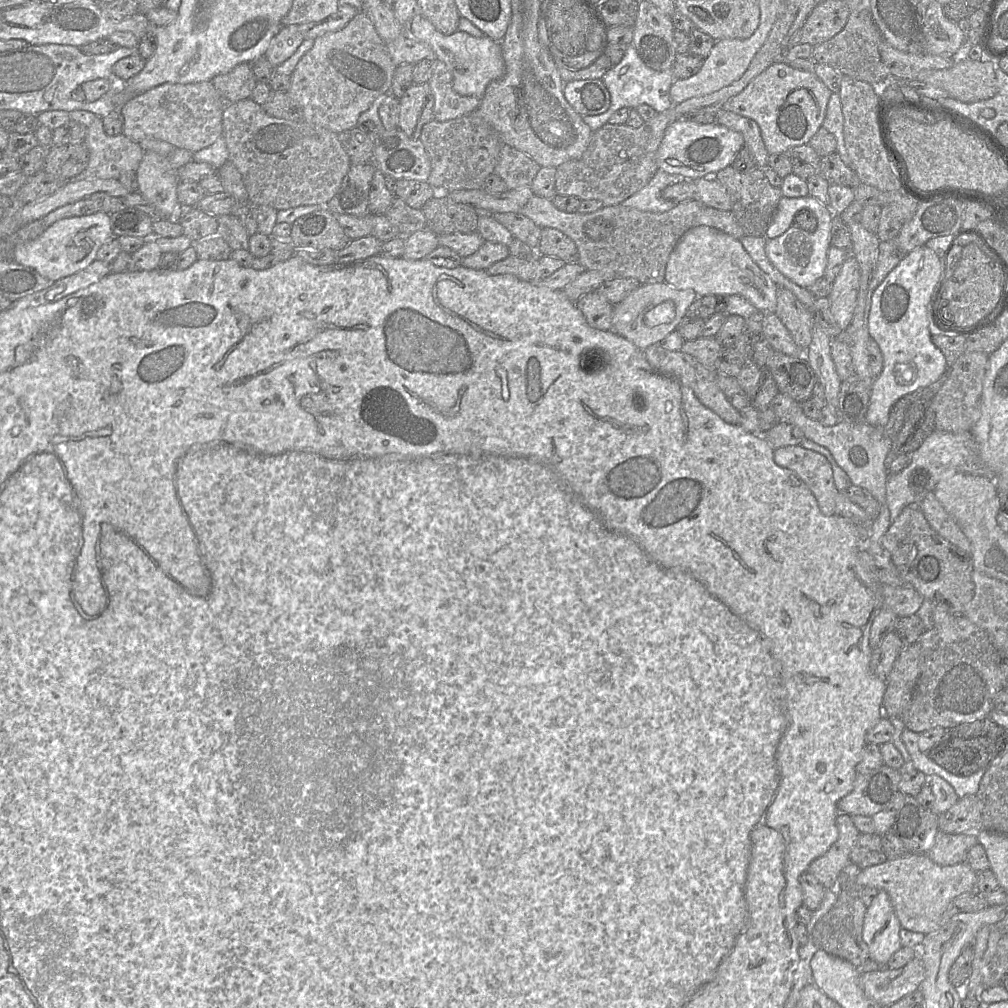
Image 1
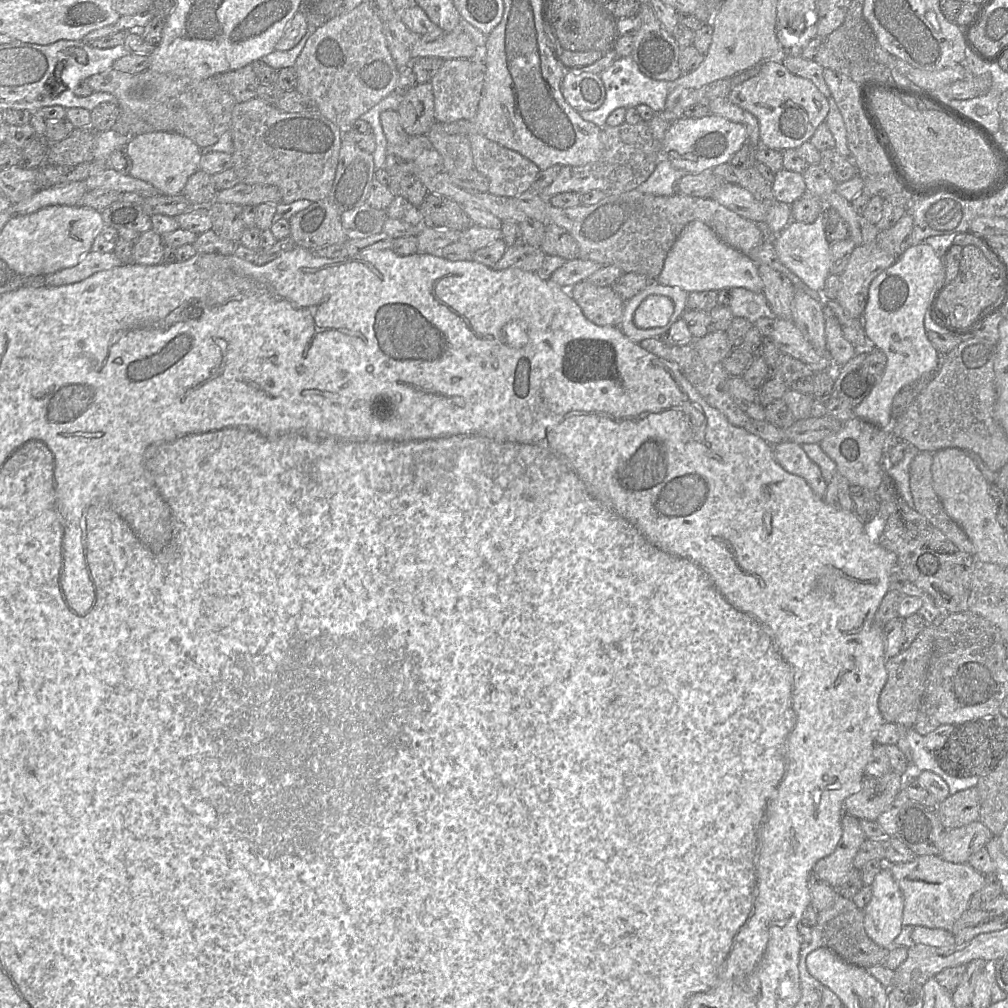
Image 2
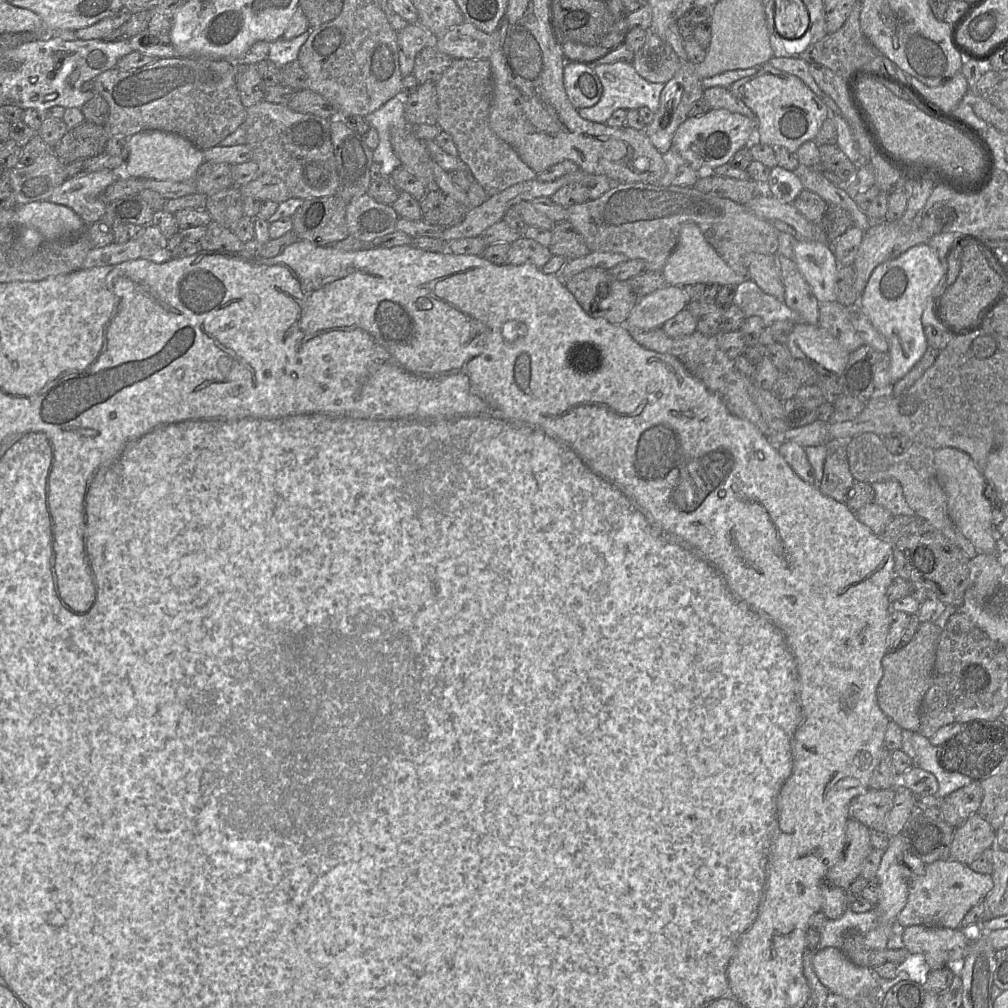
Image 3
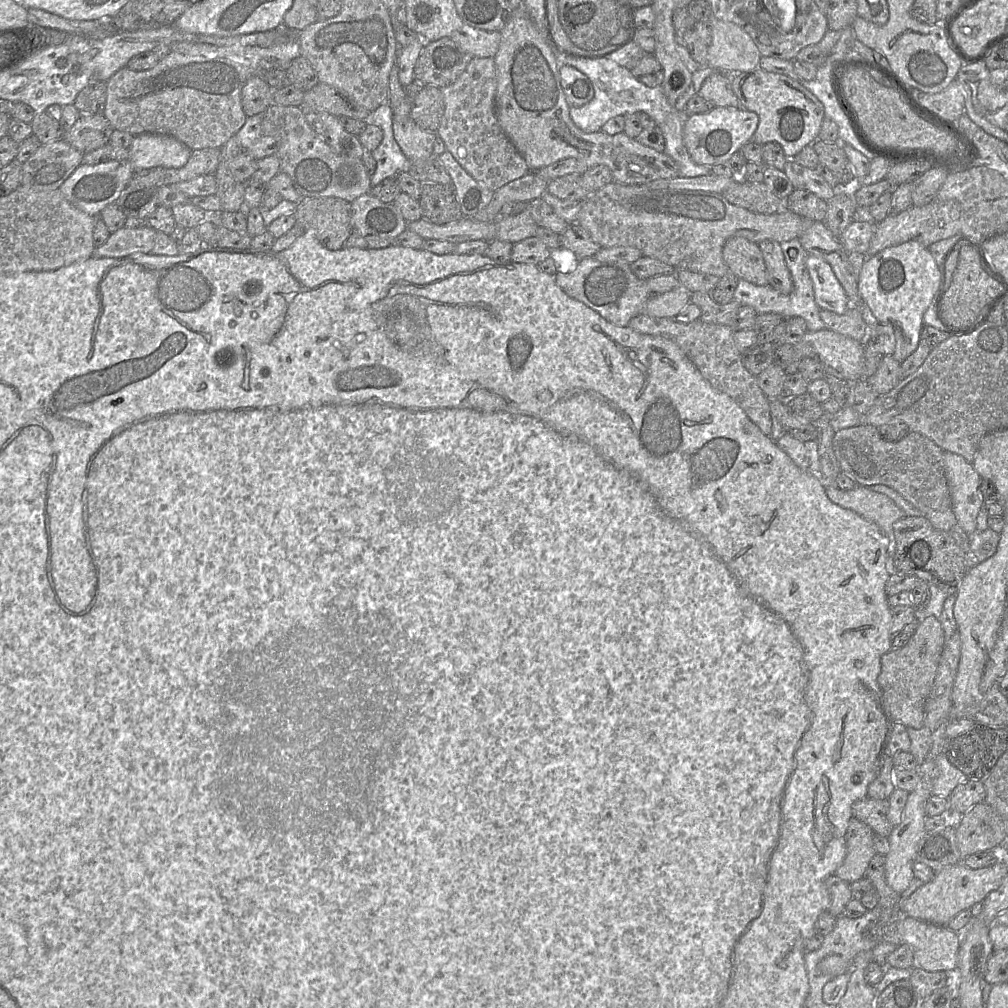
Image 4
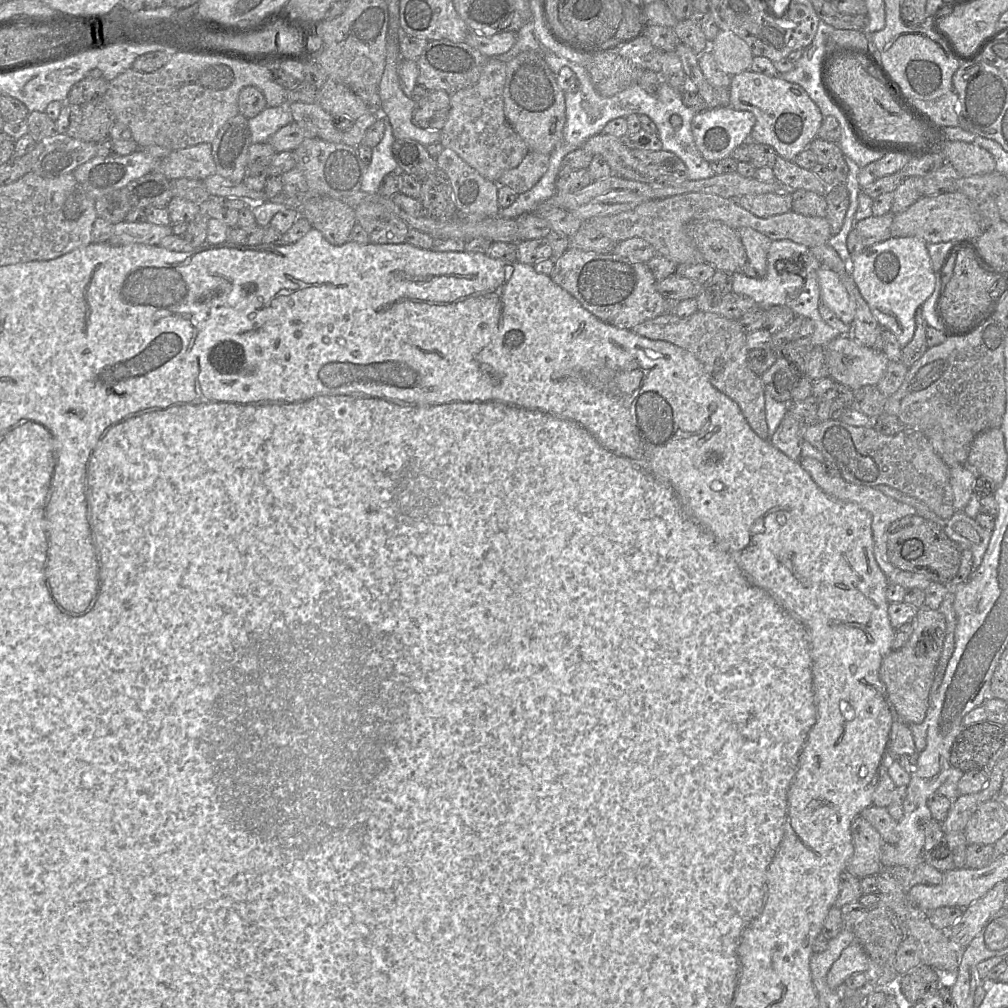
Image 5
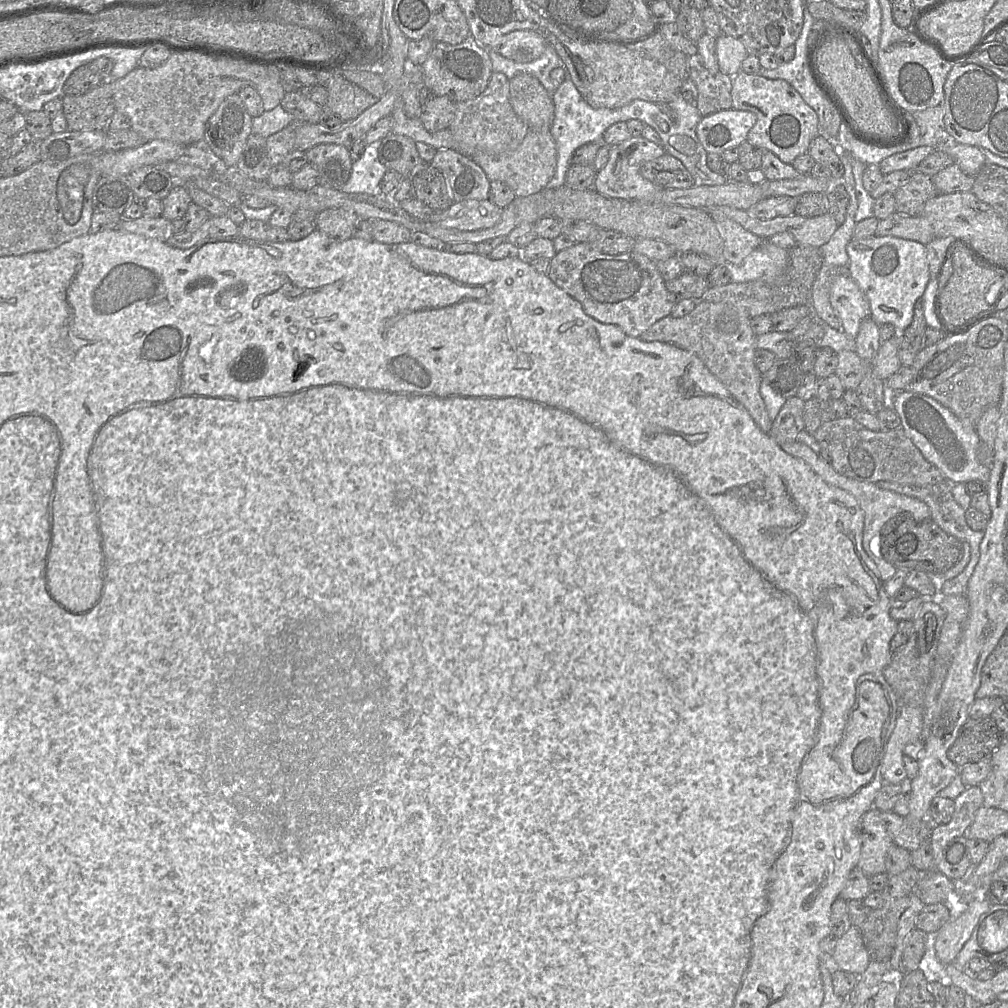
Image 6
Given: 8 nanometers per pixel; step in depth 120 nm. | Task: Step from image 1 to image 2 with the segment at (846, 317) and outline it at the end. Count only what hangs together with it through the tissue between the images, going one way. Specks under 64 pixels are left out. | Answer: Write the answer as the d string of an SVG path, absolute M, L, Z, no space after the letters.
M876 243L856 246L840 275L840 289L836 301L852 318L862 318L872 280L893 265L899 256L893 256Z

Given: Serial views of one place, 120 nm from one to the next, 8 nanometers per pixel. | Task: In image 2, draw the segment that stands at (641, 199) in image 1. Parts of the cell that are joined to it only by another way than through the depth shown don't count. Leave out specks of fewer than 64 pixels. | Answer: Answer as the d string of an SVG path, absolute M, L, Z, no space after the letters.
M661 158L651 176L636 189L643 193L670 196L676 193L677 183L683 175L689 174L674 167Z

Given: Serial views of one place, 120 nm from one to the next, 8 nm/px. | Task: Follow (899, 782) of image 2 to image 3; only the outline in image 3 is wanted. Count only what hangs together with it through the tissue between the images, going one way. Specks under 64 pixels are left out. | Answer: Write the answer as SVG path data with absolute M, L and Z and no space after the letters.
M869 788L865 793L853 798L849 805L849 816L868 827L870 830L885 832L886 817L894 804L895 789L875 790Z

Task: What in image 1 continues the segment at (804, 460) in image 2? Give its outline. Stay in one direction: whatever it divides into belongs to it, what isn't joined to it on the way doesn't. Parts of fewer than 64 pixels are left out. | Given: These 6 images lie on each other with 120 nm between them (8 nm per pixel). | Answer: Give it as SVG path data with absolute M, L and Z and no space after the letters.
M801 445L786 446L774 451L775 463L795 472L806 483L815 496L820 511L827 516L835 515L836 497L839 494L834 479L833 470L829 461L821 454L803 448Z

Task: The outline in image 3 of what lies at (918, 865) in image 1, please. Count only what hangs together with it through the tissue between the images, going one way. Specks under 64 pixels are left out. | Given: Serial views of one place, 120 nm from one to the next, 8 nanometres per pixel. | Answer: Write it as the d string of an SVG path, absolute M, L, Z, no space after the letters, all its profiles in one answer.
M953 859L926 864L925 873L909 881L907 903L897 917L896 929L911 925L959 929L966 913L984 900L993 885L991 874L975 872L969 865Z

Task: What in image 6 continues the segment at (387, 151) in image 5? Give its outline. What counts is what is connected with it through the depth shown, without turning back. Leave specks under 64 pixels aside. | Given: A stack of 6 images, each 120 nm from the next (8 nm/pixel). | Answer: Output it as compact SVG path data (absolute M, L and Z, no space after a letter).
M381 140L366 145L363 155L353 161L352 171L342 191L348 193L382 194L380 181L388 170L378 159Z

